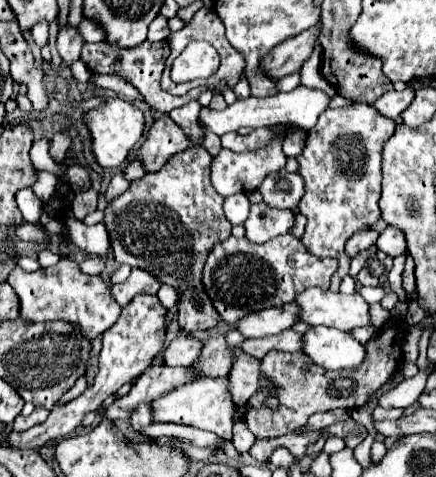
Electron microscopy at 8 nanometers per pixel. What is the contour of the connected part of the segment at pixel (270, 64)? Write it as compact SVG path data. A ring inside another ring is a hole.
M320 25L310 27L308 31L302 31L292 39L282 41L260 61L260 69L270 79L280 79L290 73L296 73L302 67L302 61L306 61L306 57L312 53L318 35L320 35Z

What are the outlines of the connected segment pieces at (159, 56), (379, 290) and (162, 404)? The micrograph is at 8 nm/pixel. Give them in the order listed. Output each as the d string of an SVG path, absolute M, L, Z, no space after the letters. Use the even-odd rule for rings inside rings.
M102 41L102 43L94 43L94 45L90 45L90 43L84 45L80 59L86 63L86 67L90 67L92 73L114 73L114 75L124 77L128 83L132 83L138 89L138 93L144 97L144 101L150 105L150 109L154 109L158 113L170 113L172 109L182 107L182 105L186 105L192 99L198 99L198 95L204 89L196 87L194 91L188 91L182 97L174 97L174 95L162 91L160 77L162 77L164 63L166 63L168 55L170 55L168 41L158 41L158 43L144 41L142 45L136 45L134 49L114 49L112 45L108 45L106 41Z
M380 285L380 287L360 287L358 289L358 293L364 297L364 301L366 303L380 303L380 299L384 297L384 285Z
M196 379L190 381L190 385L180 385L178 389L172 389L170 393L164 393L158 401L154 401L154 405L150 405L150 413L152 413L152 421L190 425L204 431L212 431L226 441L232 439L234 403L228 393L226 379Z

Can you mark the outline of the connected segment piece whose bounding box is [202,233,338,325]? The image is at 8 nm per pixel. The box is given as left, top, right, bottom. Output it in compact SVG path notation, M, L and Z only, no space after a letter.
M292 233L274 237L262 245L250 243L246 237L236 239L230 235L226 241L214 245L202 271L202 283L206 285L206 293L212 299L212 305L218 309L220 317L228 325L234 325L234 321L242 319L246 313L290 303L308 287L328 289L330 277L336 273L338 263L332 259L318 259L308 253L308 263L302 269L296 269L290 261L290 255L294 251L306 249L302 241L296 239Z

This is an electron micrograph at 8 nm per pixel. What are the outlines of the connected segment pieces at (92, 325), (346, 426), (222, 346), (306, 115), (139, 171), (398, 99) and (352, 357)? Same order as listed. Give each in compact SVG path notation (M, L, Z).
M62 257L58 265L32 273L16 265L8 275L8 283L20 297L20 317L24 321L64 319L70 323L78 323L82 333L92 341L94 337L110 329L110 325L114 325L120 317L120 305L114 301L110 287L102 281L102 277L84 275L78 263L70 257Z
M348 417L346 421L334 423L332 427L324 429L324 431L322 431L322 435L324 435L324 437L338 435L338 437L342 437L342 439L344 439L346 447L354 449L356 445L360 445L360 443L366 439L368 431L366 431L366 427L364 427L364 425L360 425L360 423L356 423L352 417Z
M216 335L204 341L198 361L190 369L198 369L198 377L226 377L232 367L232 347L226 343L224 335Z
M296 87L294 91L288 93L276 93L264 99L258 97L248 97L248 99L238 99L236 103L228 105L224 111L214 111L210 109L210 131L216 135L224 135L230 131L238 131L240 127L250 127L250 129L258 129L258 127L270 127L270 125L302 125L302 129L312 129L316 125L318 115L328 107L330 97L326 97L322 91L318 89L302 89Z
M132 161L132 163L128 163L126 167L124 167L124 177L128 179L128 181L136 181L136 179L140 179L140 177L144 177L144 167L140 167L136 161Z
M406 87L404 91L388 91L384 93L376 103L376 111L388 119L398 119L402 115L402 111L412 103L414 99L414 91L410 87Z
M310 327L302 335L302 353L306 353L316 365L324 369L356 369L362 365L366 353L364 345L358 343L352 333L330 329L330 327Z

